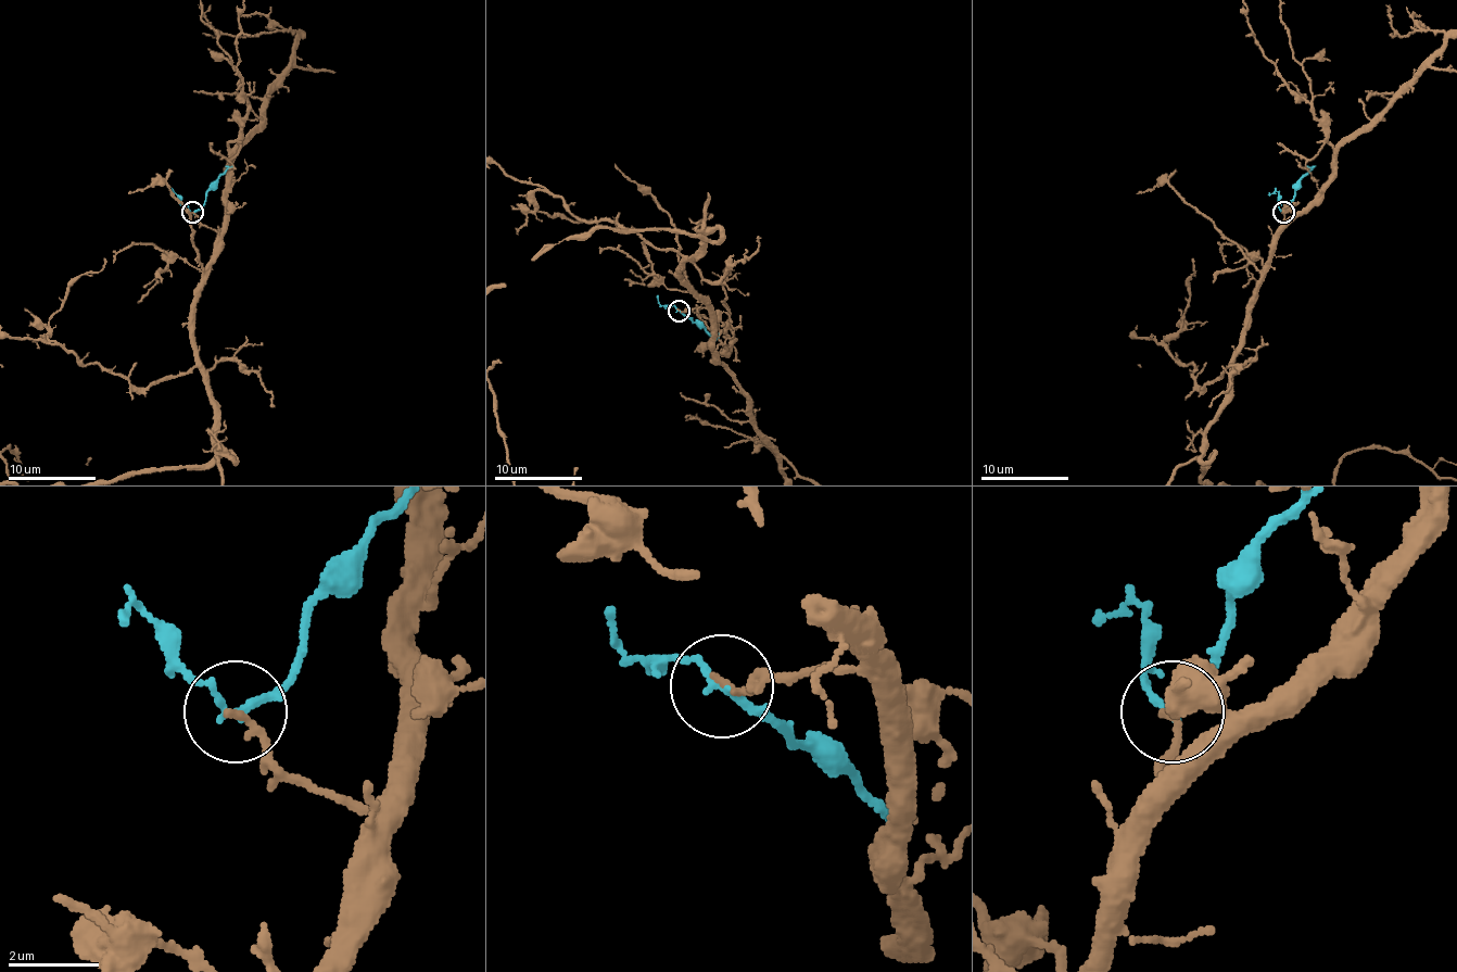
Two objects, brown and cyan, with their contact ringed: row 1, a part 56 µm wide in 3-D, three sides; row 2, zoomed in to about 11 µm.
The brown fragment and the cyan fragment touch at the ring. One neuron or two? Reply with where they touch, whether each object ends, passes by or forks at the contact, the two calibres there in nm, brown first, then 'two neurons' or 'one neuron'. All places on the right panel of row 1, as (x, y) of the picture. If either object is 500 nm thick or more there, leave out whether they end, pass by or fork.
at (1283, 212); brown ends there; cyan passes by; 160 nm thick on the brown side, 150 nm on the other; two neurons

